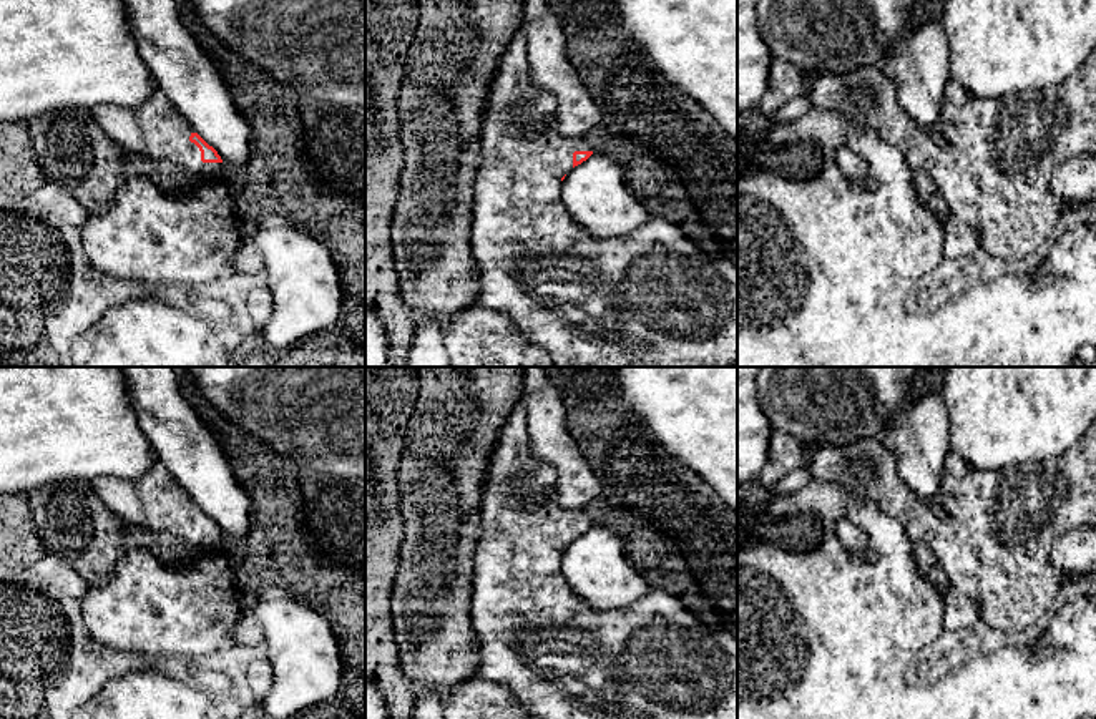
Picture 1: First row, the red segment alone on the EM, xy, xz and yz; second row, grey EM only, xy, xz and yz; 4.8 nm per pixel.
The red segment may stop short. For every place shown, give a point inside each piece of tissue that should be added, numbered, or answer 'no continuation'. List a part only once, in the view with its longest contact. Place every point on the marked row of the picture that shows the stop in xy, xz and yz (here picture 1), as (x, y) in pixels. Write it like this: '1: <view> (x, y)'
1: xy (155, 130)

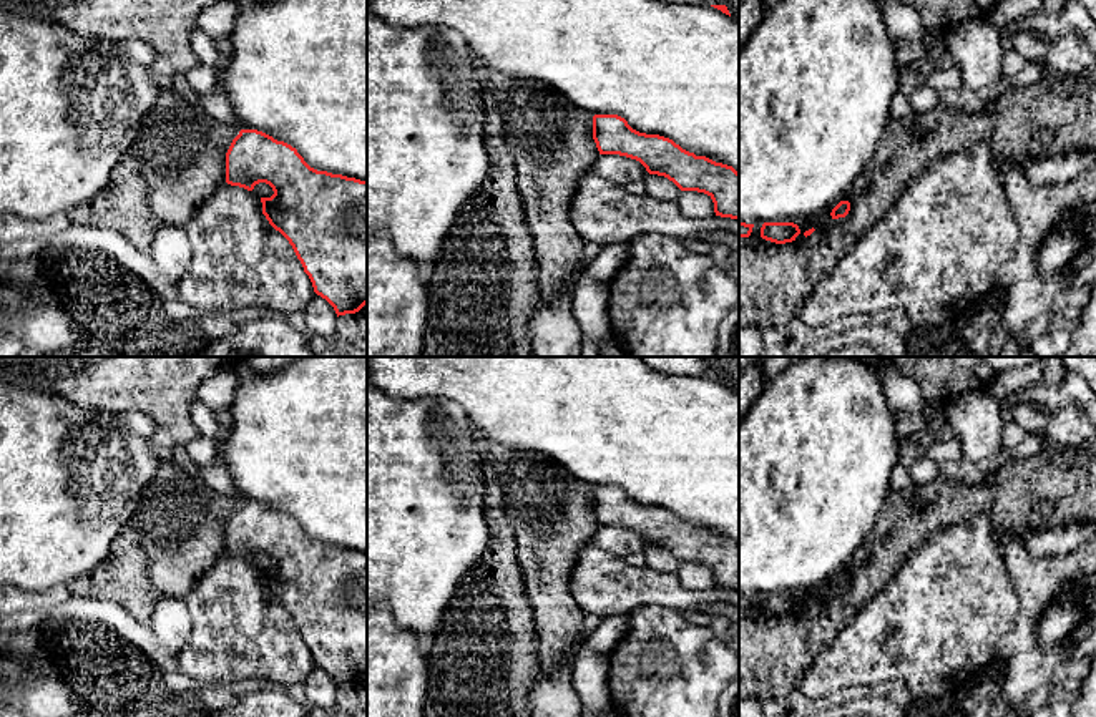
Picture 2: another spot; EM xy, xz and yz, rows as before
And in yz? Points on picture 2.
no continuation

